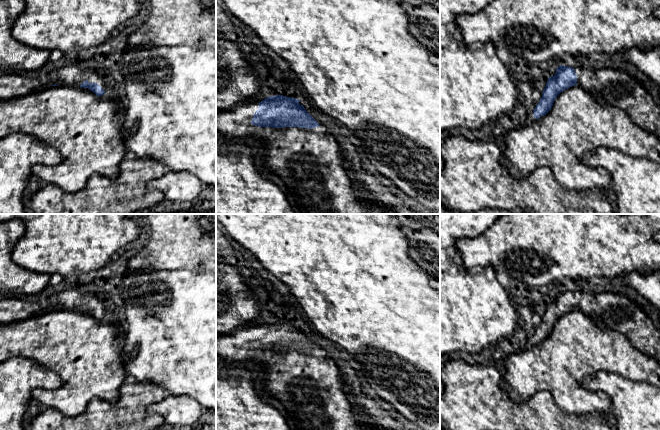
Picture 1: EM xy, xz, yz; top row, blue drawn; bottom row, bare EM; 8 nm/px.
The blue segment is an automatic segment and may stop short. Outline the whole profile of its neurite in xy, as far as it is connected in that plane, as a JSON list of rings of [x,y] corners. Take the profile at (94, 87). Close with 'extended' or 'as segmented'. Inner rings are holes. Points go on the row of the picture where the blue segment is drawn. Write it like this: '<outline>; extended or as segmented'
[[[67,65],[50,76],[39,79],[26,78],[24,76],[6,72],[0,74],[0,100],[8,100],[22,97],[49,86],[70,85],[88,88],[101,96],[105,94],[102,87],[95,83],[95,79],[100,79],[100,71],[95,68],[81,70],[75,65]]]; extended

